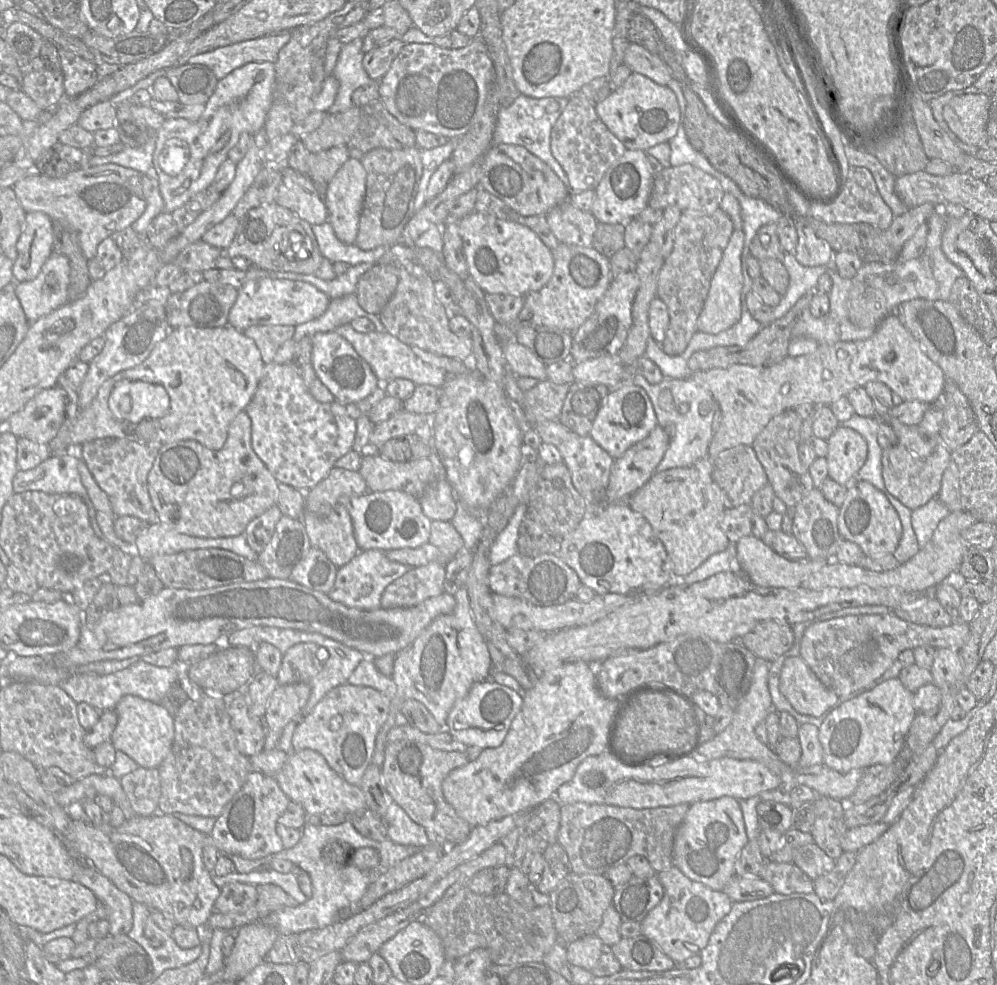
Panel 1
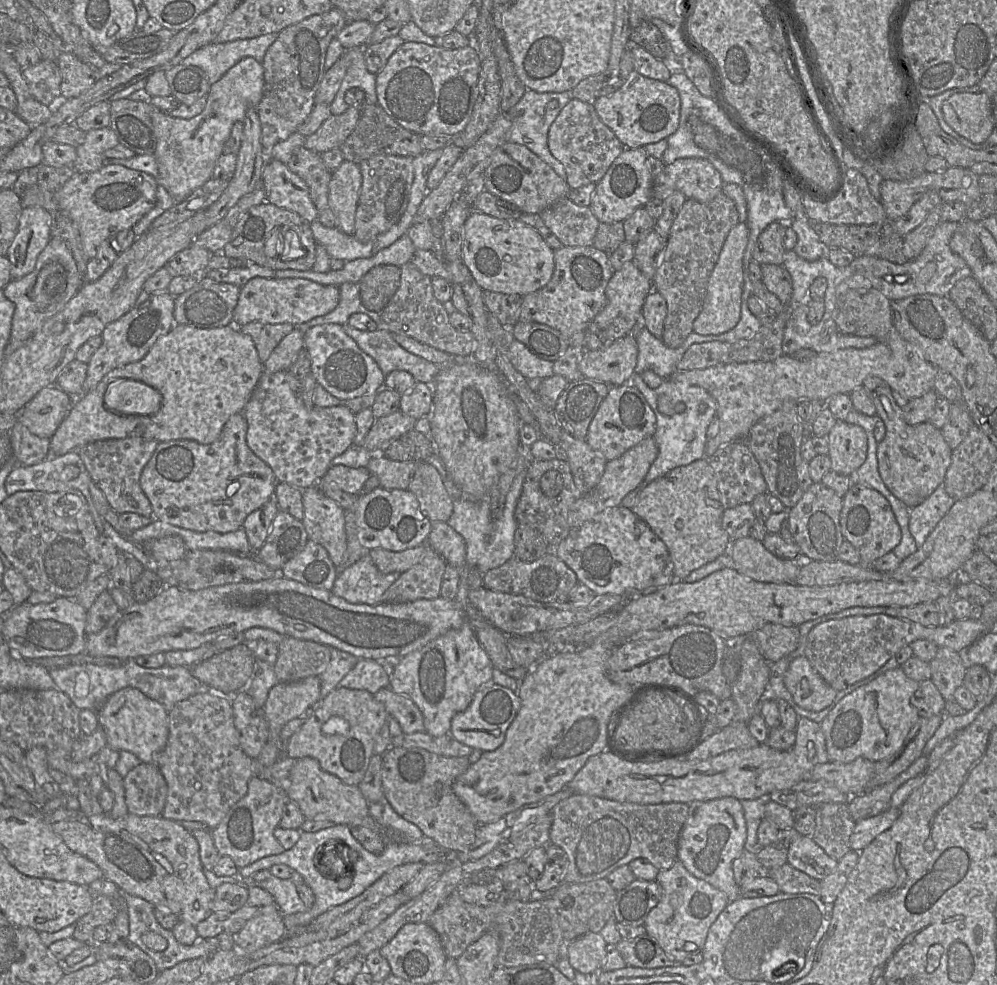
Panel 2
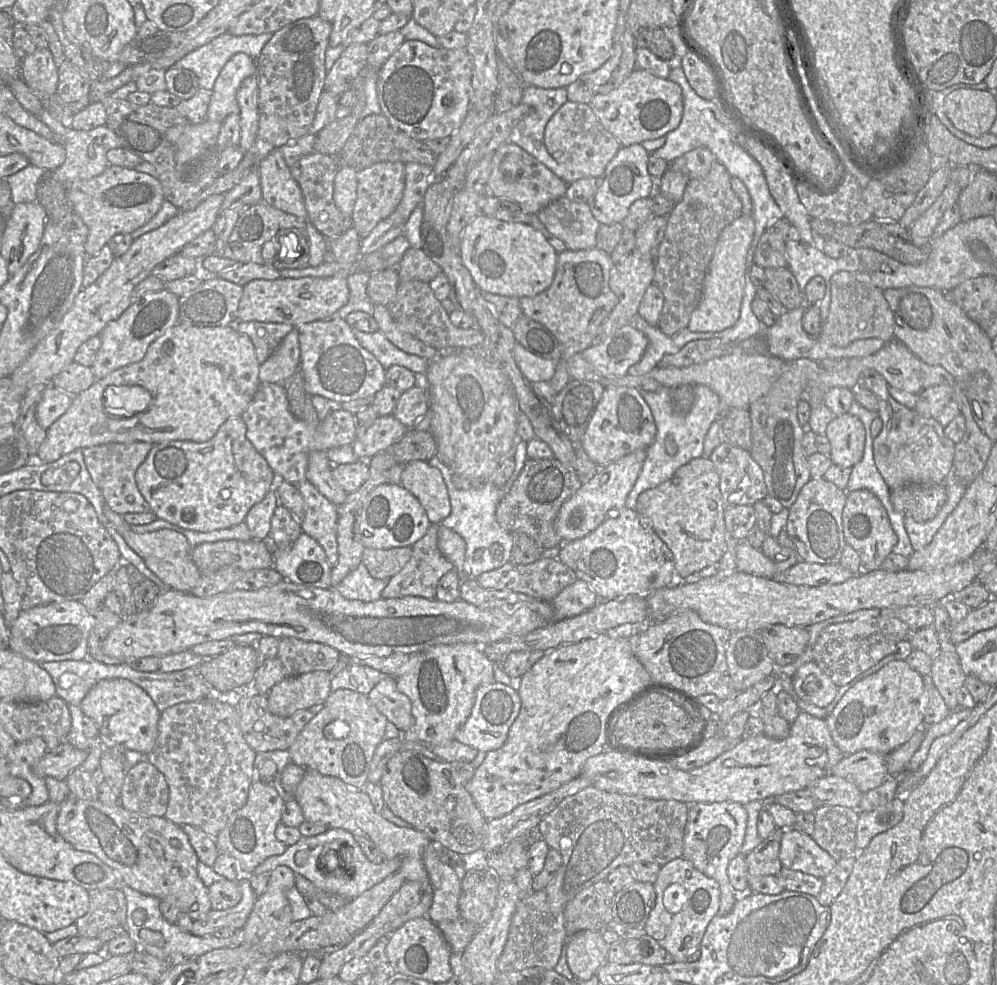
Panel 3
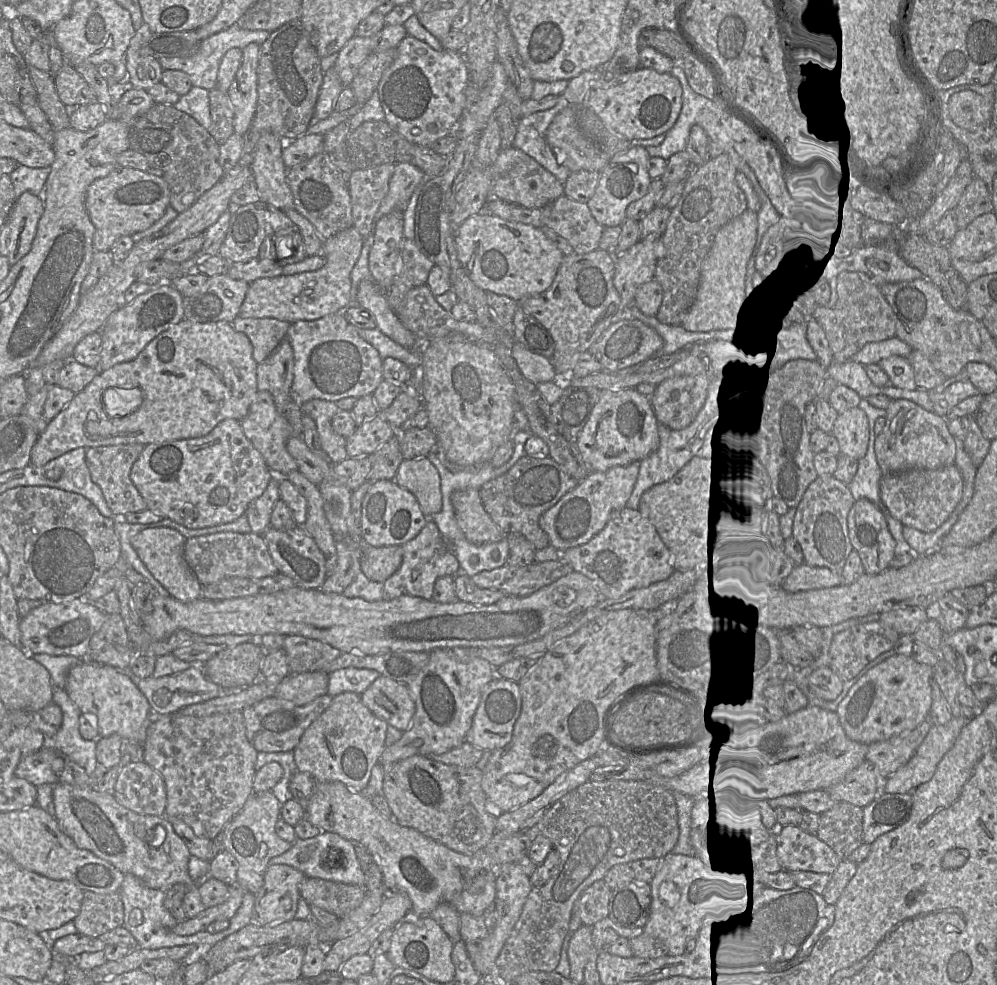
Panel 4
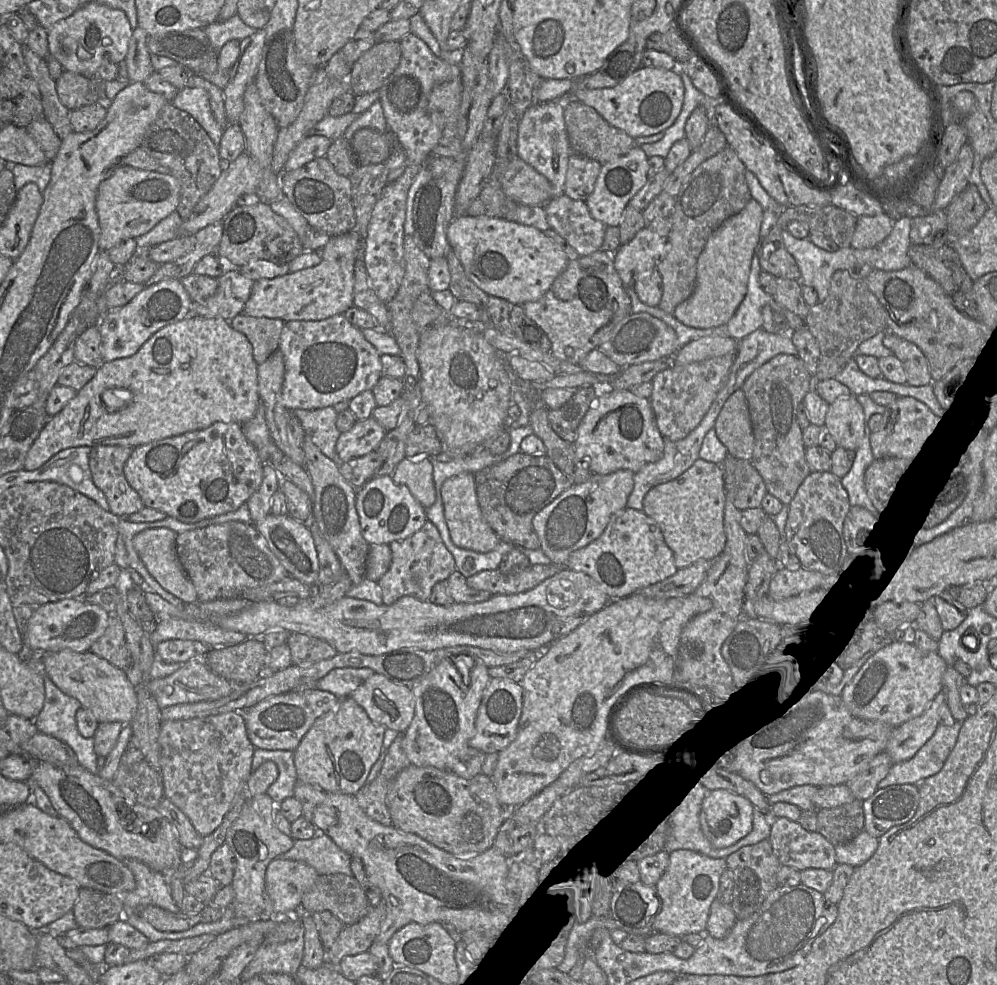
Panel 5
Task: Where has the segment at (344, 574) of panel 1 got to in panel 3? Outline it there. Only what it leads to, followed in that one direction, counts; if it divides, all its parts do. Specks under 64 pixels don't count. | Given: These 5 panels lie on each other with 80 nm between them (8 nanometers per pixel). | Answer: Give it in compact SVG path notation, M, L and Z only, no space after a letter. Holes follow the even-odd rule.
M360 563L335 589L347 599L373 602L382 598L382 591L387 586L388 580L373 578L366 566Z

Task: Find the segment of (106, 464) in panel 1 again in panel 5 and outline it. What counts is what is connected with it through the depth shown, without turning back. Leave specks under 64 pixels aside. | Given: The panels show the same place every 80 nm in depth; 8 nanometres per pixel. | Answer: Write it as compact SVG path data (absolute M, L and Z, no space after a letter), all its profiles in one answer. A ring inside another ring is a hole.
M98 445L91 449L89 466L94 484L105 494L110 512L120 518L127 518L143 507L140 495L129 485L124 475L124 465L133 452L134 447L122 445Z

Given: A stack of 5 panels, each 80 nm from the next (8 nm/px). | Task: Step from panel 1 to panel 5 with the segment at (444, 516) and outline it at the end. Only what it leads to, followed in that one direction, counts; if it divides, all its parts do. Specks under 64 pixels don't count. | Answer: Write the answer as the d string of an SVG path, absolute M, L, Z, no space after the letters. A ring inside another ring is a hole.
M405 457L397 464L391 477L396 484L405 485L425 509L434 504L436 489L433 466L428 457L418 459Z

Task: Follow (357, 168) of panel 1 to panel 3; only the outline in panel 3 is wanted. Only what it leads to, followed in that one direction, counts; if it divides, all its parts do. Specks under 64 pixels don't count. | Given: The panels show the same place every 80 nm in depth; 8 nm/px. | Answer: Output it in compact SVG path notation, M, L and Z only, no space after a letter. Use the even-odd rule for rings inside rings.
M340 164L334 180L333 198L337 208L345 217L351 217L357 198L357 171Z

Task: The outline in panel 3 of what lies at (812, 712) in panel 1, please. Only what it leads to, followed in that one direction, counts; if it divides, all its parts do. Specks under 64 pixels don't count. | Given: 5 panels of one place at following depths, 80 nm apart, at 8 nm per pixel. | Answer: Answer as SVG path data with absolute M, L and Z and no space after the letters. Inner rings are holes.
M814 661L798 668L793 676L793 686L800 699L821 708L834 700L839 688Z

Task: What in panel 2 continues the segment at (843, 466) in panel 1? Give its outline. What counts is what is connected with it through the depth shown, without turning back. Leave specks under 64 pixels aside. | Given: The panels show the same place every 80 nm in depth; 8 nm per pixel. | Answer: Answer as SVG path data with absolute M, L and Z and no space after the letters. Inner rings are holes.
M838 420L827 439L832 471L850 476L865 462L868 439L862 427Z

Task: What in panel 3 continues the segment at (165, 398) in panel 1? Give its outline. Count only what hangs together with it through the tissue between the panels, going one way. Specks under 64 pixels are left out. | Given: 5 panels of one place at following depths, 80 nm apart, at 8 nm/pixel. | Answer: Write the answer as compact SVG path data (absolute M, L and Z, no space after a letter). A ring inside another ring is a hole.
M139 385L108 386L104 391L105 411L115 417L128 417L147 409L151 394Z

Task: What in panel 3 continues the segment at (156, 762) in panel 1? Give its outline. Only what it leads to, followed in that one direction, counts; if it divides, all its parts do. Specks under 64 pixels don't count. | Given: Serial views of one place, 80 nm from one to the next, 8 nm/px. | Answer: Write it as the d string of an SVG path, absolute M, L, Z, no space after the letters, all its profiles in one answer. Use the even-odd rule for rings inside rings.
M127 679L101 680L89 690L79 707L94 721L105 749L123 747L144 756L154 749L161 713L150 696L133 682Z

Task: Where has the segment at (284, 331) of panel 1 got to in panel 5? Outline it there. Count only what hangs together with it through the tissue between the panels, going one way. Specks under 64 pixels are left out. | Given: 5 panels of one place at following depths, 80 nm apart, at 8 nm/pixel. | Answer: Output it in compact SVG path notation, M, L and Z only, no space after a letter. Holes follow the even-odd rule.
M240 313L230 321L230 324L247 337L253 347L254 360L259 365L279 349L280 335L285 321Z

